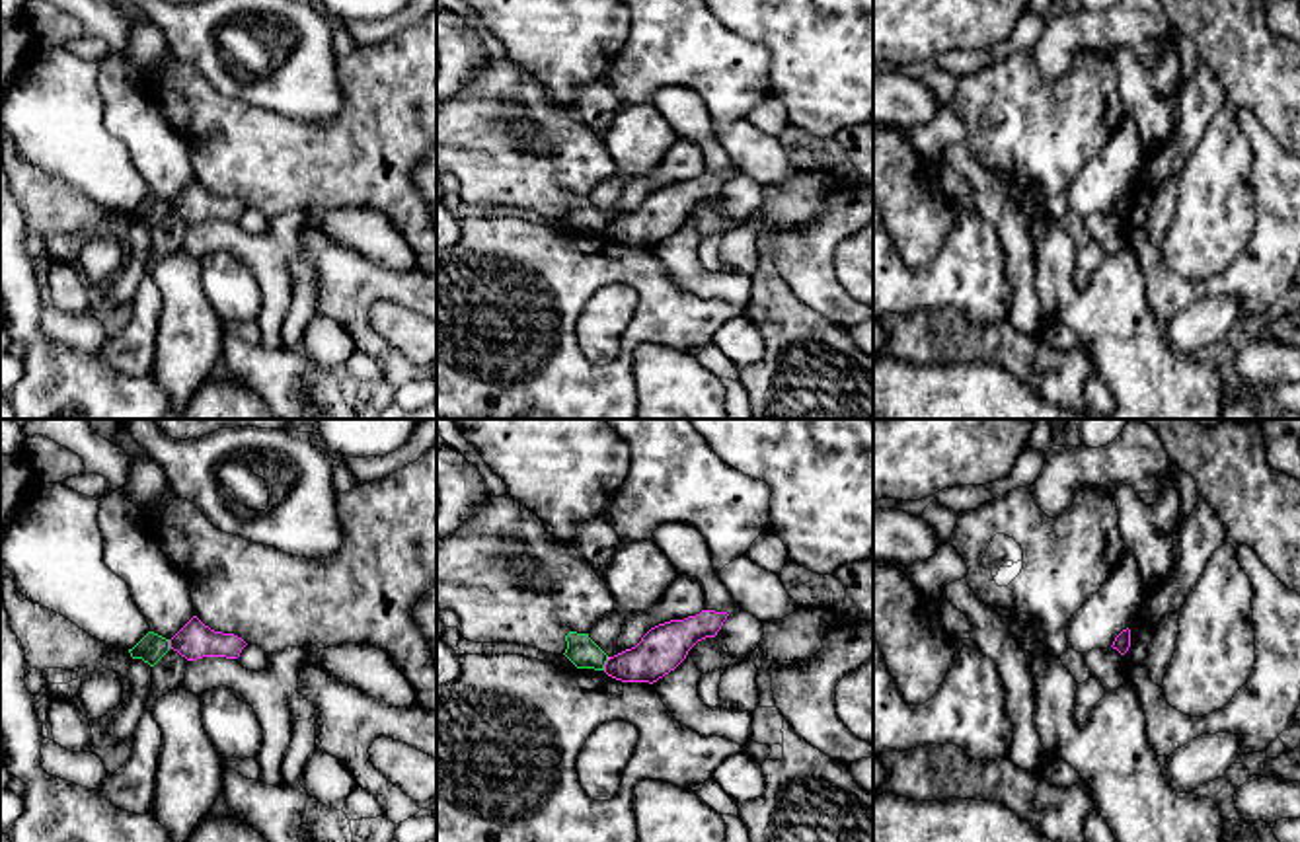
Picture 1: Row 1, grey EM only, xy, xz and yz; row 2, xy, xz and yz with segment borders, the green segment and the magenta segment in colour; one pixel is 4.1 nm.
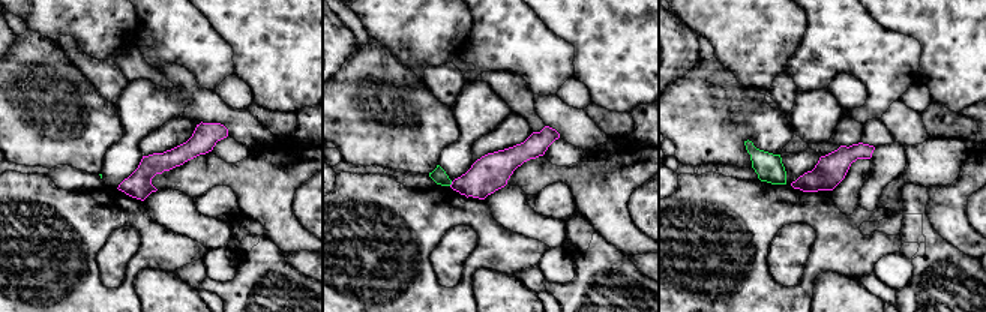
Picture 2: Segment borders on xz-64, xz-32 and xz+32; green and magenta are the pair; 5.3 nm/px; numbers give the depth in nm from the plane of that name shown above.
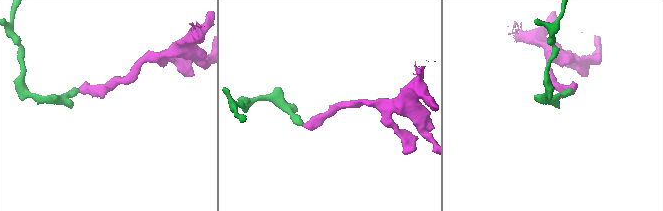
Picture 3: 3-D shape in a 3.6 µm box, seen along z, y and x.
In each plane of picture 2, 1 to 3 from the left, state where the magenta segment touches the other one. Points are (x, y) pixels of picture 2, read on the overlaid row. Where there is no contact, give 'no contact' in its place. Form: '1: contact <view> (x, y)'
1: no contact
2: contact xz-32 (450, 183)
3: no contact

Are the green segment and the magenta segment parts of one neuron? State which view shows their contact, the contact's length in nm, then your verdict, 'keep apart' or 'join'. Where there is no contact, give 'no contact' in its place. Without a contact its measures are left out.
contact in xz; length 60 nm; keep apart

